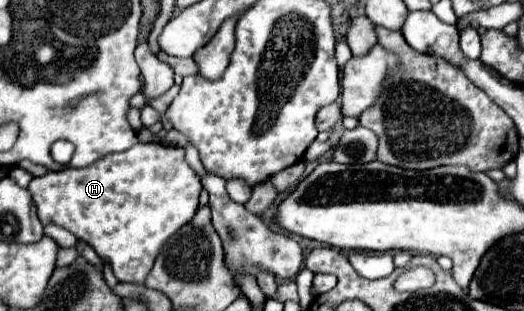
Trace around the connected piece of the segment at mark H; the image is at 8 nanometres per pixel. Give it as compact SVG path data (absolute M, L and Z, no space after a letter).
M137 143L83 169L47 171L43 177L33 177L27 189L41 223L53 221L87 241L97 255L109 259L119 281L143 284L159 247L195 215L201 187L199 177L185 161L185 149Z

